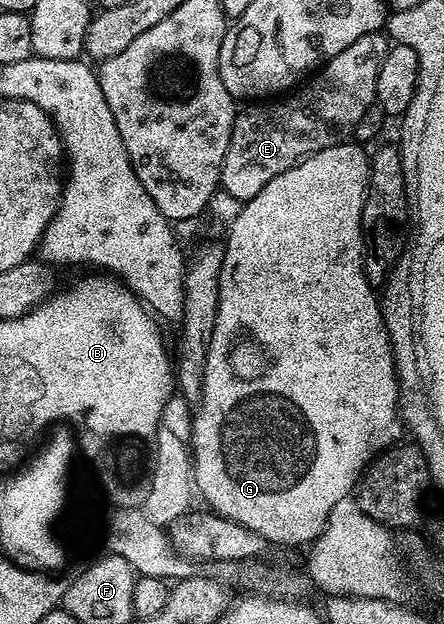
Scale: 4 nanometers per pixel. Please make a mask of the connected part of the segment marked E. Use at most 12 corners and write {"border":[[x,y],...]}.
{"border":[[362,34],[283,98],[237,111],[220,188],[241,202],[376,104]]}

